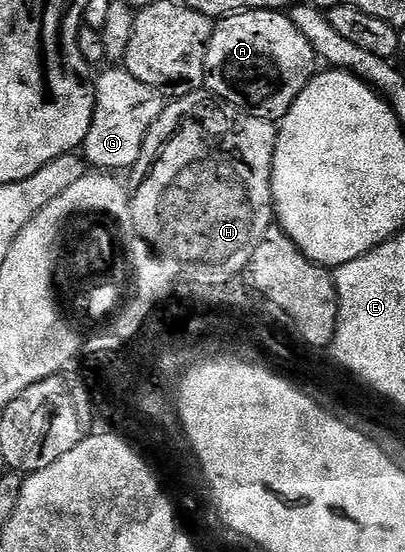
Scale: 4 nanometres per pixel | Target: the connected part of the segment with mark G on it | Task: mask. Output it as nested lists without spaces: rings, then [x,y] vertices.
[[[107,67],[102,70],[103,74],[98,74],[97,80],[94,82],[95,87],[95,110],[93,111],[93,123],[89,127],[89,135],[86,139],[83,140],[81,146],[82,156],[85,158],[88,166],[92,170],[95,171],[119,171],[115,169],[127,169],[130,165],[133,167],[139,165],[139,157],[141,155],[141,147],[145,143],[146,133],[149,131],[151,127],[153,127],[153,123],[158,117],[162,114],[162,111],[165,106],[164,98],[154,89],[153,87],[145,87],[145,83],[141,83],[137,79],[133,79],[133,75],[129,75],[129,71],[126,67]]]

